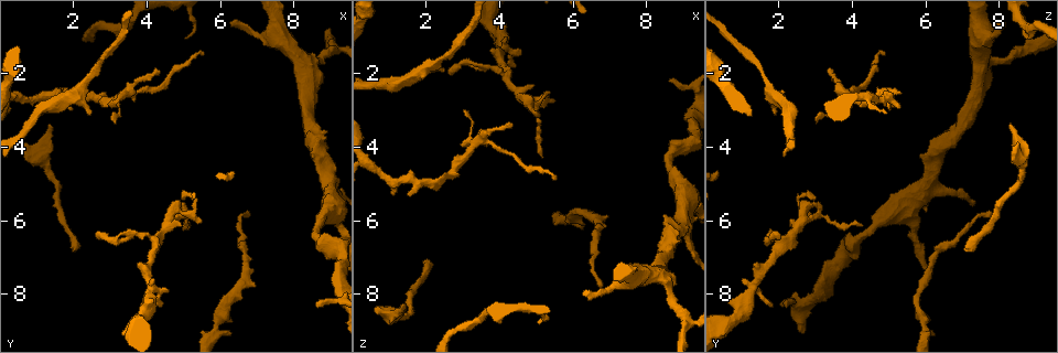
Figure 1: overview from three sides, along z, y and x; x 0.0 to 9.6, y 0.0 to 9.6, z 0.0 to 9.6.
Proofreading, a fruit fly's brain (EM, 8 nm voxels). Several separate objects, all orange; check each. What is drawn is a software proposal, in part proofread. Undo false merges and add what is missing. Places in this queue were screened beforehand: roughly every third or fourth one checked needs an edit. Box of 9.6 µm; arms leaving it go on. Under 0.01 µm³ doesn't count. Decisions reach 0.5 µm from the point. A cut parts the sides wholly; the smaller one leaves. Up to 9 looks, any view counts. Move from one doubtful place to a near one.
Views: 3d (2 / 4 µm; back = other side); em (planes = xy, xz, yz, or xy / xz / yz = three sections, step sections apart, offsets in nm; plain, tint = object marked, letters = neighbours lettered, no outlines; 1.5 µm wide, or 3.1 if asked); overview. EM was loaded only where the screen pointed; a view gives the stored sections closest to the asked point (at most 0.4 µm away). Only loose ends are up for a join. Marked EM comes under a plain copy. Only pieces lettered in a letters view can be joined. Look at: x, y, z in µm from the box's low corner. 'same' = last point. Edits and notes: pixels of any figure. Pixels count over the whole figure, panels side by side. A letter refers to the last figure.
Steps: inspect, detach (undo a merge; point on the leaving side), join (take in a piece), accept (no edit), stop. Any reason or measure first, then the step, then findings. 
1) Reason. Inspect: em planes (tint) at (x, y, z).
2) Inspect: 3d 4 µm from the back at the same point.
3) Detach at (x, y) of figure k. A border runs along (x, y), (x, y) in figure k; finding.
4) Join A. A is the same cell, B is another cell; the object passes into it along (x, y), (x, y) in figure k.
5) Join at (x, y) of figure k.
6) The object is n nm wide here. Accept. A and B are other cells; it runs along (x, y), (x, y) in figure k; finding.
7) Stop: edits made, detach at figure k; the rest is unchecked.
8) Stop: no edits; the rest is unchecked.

Free end. Inspect: em planes (letters) at (8.65, 8.35, 2.25).

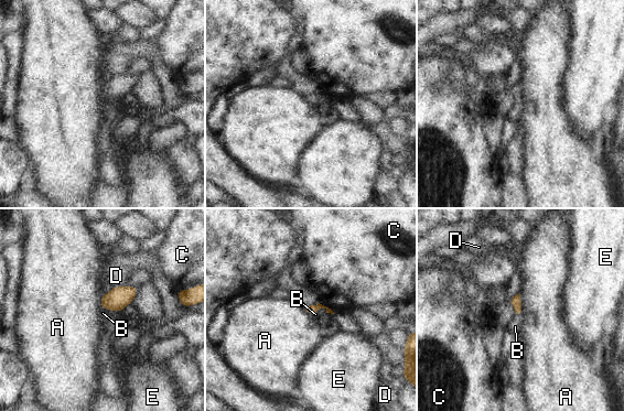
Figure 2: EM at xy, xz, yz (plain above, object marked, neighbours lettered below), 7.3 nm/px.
The longest contact is with C, 130 nm. Join B. B is the same cell, A, C, D and E are other cells; it goes on there.

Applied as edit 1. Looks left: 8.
Calibre changes. Inspect: 3d 2 µm from the back at (4.60, 5.95, 2.65).

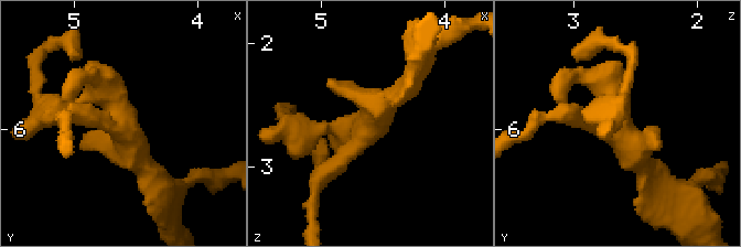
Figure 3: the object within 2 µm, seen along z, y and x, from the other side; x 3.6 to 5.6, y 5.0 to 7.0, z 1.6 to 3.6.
Inspect: em planes (letters) at (4.64, 5.96, 2.72).

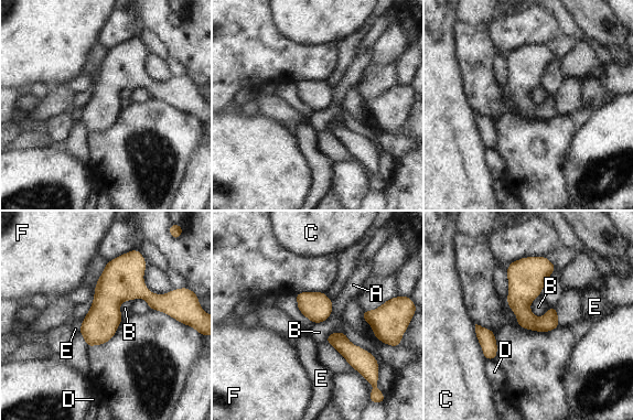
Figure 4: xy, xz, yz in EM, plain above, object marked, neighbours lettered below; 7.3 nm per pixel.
The object is 140 nm wide here; the longest contact is with C, 260 nm. Accept. A, B, C, D, E and F are other cells; one neuron here.

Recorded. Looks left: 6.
Thin end. Inspect: 3d 4 µm at (3.15, 3.30, 3.00).

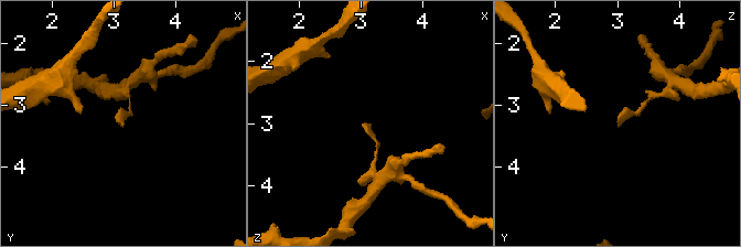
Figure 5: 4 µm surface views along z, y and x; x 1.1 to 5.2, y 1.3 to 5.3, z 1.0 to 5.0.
Need the tissue. Inspect: em xy step 8 (tint) at (3.15, 3.30, 3.00).

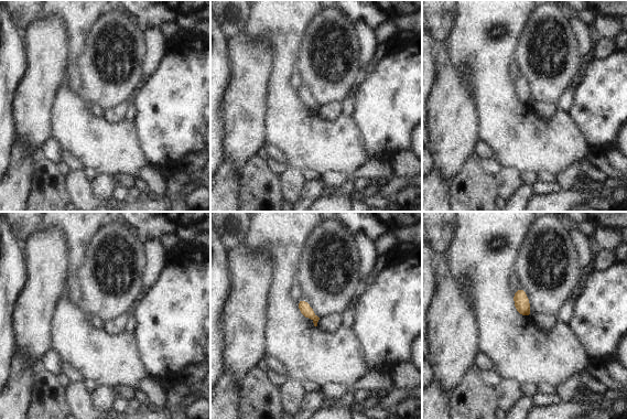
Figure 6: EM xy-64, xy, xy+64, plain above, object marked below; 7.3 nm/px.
Inspect: em planes (letters) at the same point.

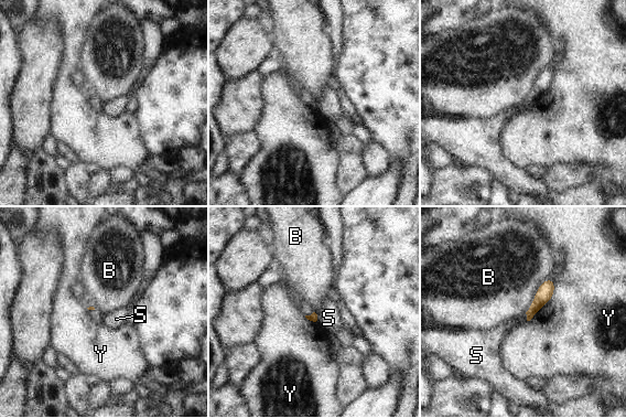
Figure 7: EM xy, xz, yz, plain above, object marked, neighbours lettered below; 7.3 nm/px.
Accept. B, S and Y are other cells; no lettered piece goes on from it.

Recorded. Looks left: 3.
Free end. Inspect: 3d 2 µm from the back at (2.05, 6.90, 7.15).

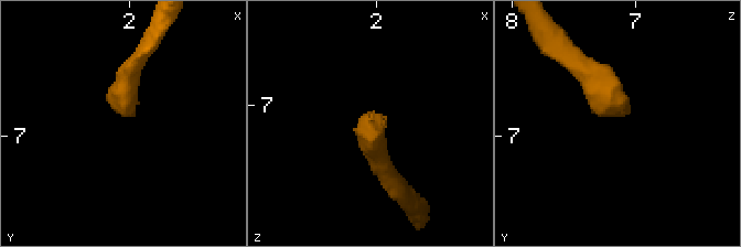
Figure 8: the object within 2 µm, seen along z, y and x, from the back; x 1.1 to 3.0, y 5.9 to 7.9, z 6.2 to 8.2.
Shape alone is not enough. Inspect: em planes (letters) at (2.04, 6.84, 7.08).

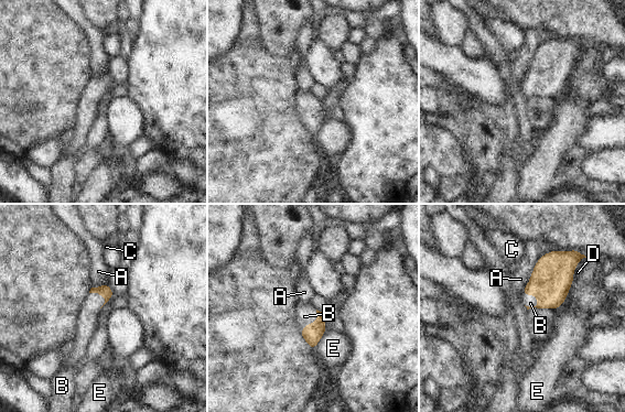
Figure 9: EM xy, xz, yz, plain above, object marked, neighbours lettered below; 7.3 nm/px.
The longest contact is with A, 300 nm. Join B. B is the same cell, A, C, D and E are other cells; the object passes into it along (552, 275), (532, 292), (531, 301) in figure 9; it goes on there.

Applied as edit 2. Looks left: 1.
Stop: edits made, join at figure 2, join at figure 9; the rest is unchecked.

